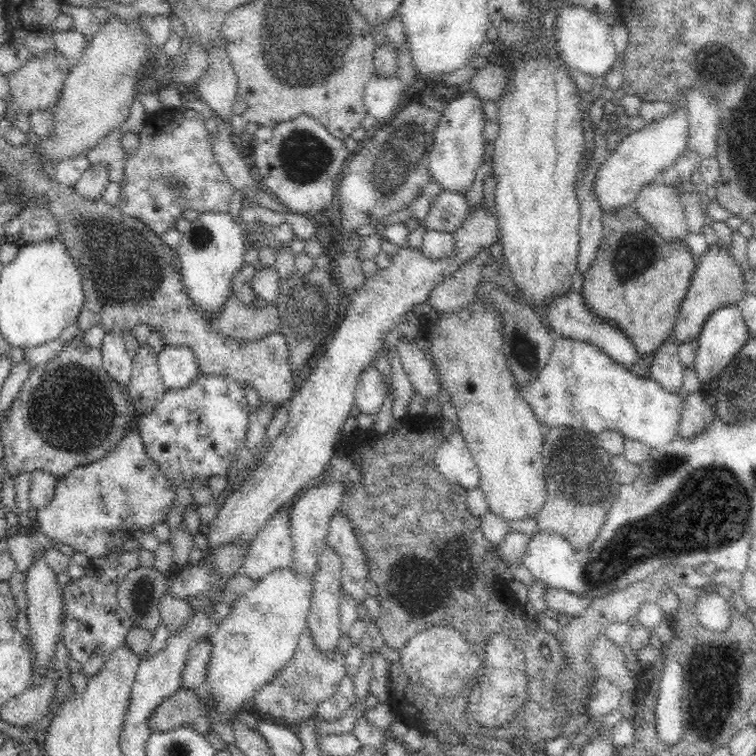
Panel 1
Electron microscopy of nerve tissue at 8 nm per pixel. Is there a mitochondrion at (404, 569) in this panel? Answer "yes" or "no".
no

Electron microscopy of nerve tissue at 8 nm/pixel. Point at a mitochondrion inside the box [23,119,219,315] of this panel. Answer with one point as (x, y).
(116, 252)

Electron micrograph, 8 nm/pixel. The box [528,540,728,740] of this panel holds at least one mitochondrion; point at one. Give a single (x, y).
(709, 662)

